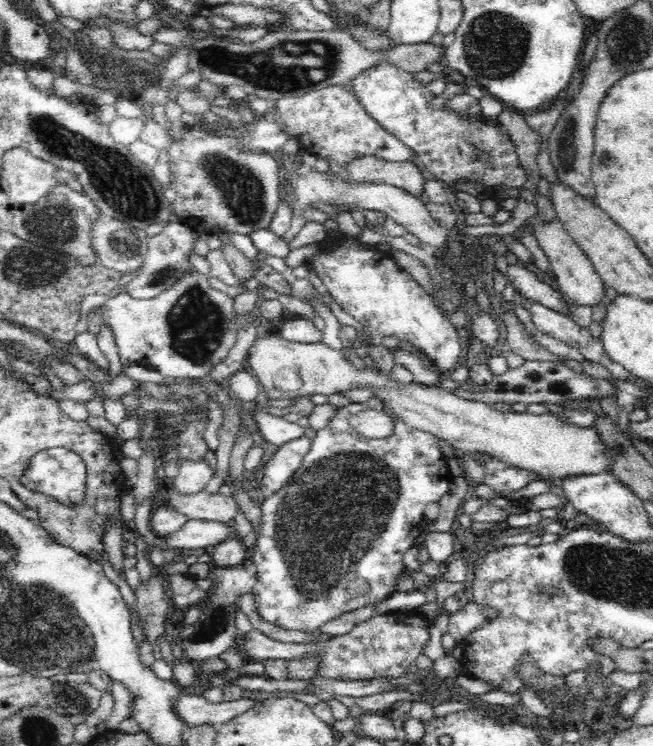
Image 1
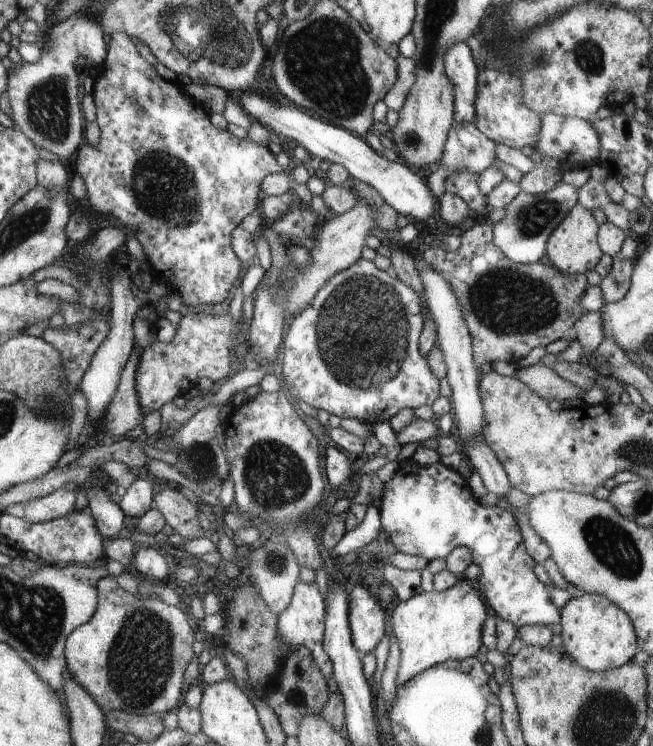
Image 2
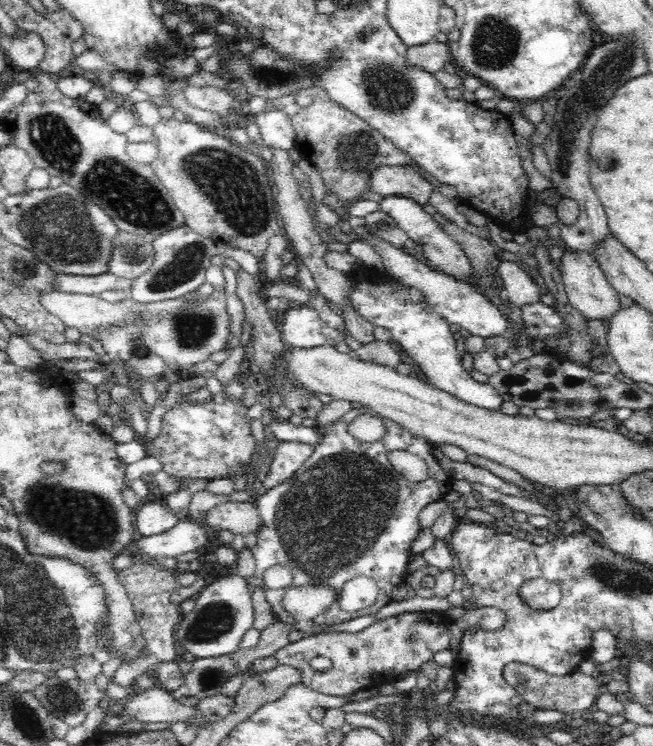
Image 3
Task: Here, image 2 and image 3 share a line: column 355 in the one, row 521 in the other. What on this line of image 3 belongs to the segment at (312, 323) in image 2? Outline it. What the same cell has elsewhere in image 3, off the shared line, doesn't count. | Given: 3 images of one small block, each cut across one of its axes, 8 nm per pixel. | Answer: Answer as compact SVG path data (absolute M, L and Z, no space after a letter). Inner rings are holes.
M366 406L359 410L356 408L350 410L336 422L321 428L320 432L322 434L320 444L314 446L314 452L310 454L311 458L306 460L295 476L253 499L262 517L263 530L258 532L257 543L251 548L255 556L255 570L248 582L262 587L263 574L269 566L286 565L286 567L294 568L294 564L299 564L308 576L312 576L313 584L324 583L336 591L336 600L332 602L328 610L313 619L316 624L335 625L359 617L369 618L392 601L390 597L392 592L398 586L404 585L412 542L416 540L420 530L423 530L418 521L420 510L430 502L442 500L450 492L452 480L446 475L440 462L436 461L431 451L432 443L422 437L414 436L410 431L396 424L394 420L376 415L376 412ZM362 414L380 417L386 427L386 434L380 441L360 442L347 431L348 424L356 416ZM395 450L405 450L422 458L428 464L428 479L423 482L410 482L394 470L388 461L387 454ZM354 576L366 576L375 580L379 592L372 607L350 614L340 607L338 594L344 583L352 580Z

